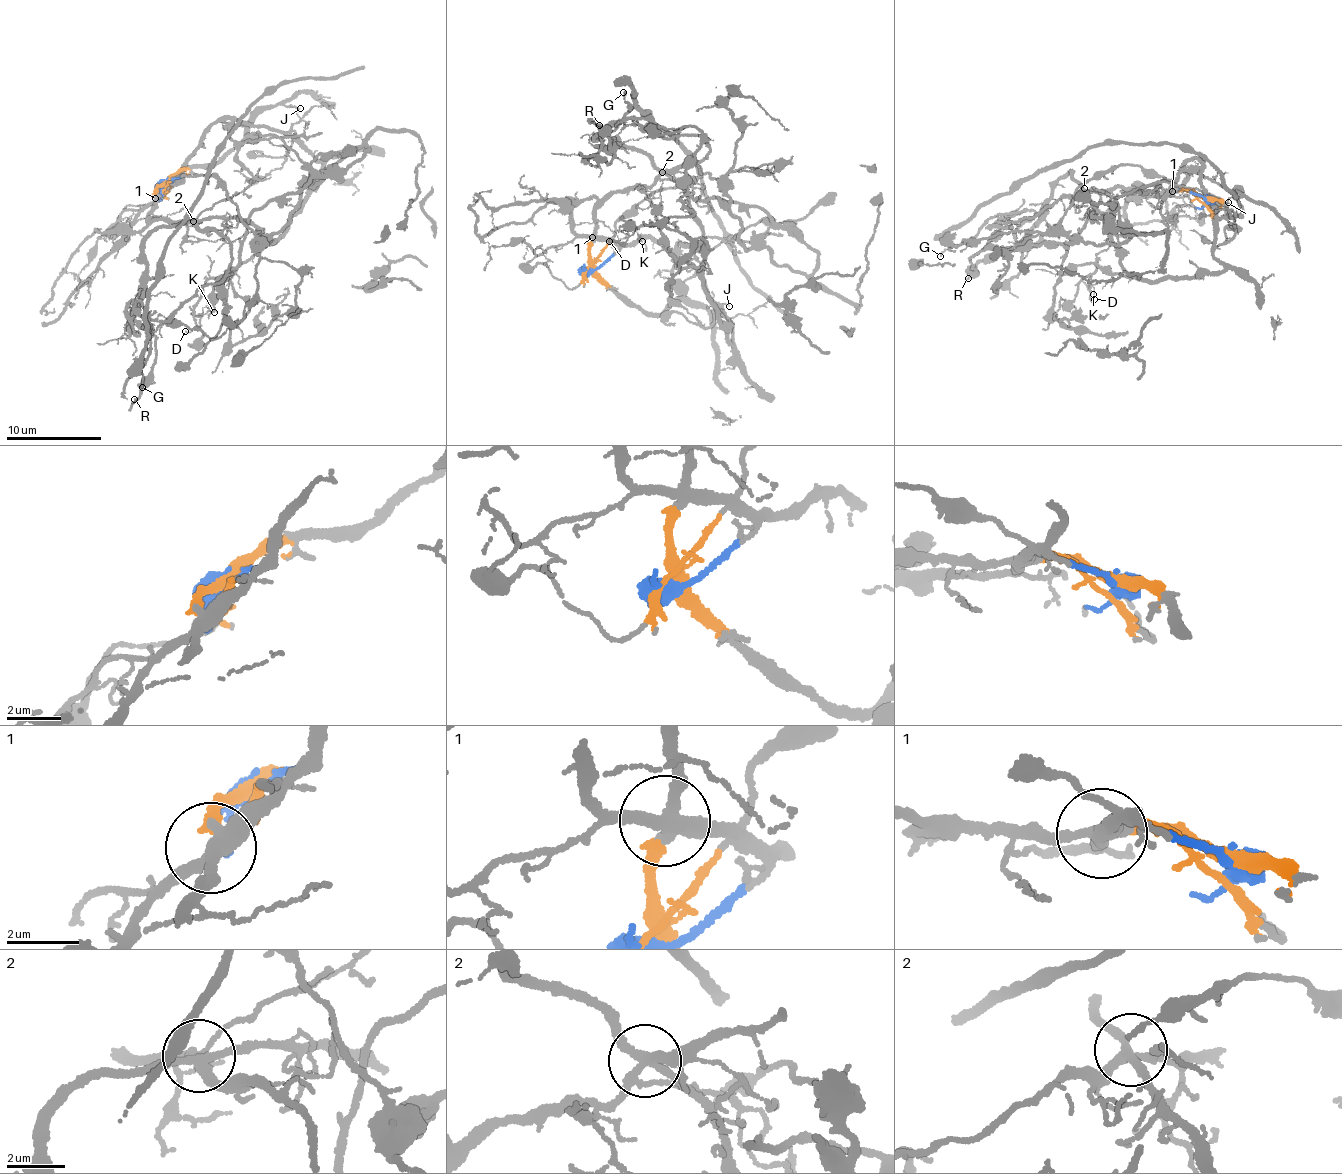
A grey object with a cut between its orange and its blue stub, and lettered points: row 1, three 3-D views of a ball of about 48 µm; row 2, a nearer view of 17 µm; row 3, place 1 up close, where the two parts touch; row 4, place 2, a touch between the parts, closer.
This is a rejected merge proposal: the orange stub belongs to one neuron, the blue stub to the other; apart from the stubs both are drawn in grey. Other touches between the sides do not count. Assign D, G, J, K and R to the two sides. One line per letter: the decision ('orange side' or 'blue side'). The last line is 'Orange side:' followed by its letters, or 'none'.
D: blue side
G: orange side
J: orange side
K: blue side
R: blue side
Orange side: G, J

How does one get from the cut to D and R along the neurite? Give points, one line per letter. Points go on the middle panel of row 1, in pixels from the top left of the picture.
D: (589, 269), (622, 242), (663, 244), (694, 263), (731, 343), (703, 276), (678, 266), (654, 225), (608, 241)
R: (589, 269), (622, 242), (663, 244), (694, 263), (731, 343), (682, 188), (619, 141), (599, 146), (600, 125)

